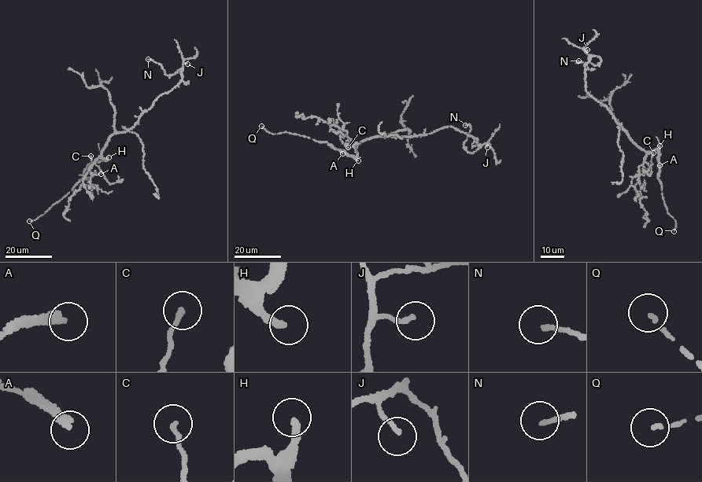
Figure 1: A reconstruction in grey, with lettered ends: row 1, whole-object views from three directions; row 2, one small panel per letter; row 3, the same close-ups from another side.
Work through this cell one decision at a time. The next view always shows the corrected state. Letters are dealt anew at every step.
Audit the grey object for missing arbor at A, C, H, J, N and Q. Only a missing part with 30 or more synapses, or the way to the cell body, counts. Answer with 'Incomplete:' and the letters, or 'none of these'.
Incomplete: A, H, Q

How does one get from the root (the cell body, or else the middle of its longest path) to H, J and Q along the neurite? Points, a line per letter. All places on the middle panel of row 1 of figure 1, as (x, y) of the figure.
H: (395, 137), (372, 137), (358, 145), (356, 158), (358, 160)
J: (395, 137), (423, 135), (451, 126), (487, 147)
Q: (395, 137), (372, 137), (356, 146), (356, 155), (352, 157), (326, 141), (286, 131), (271, 134), (261, 126)

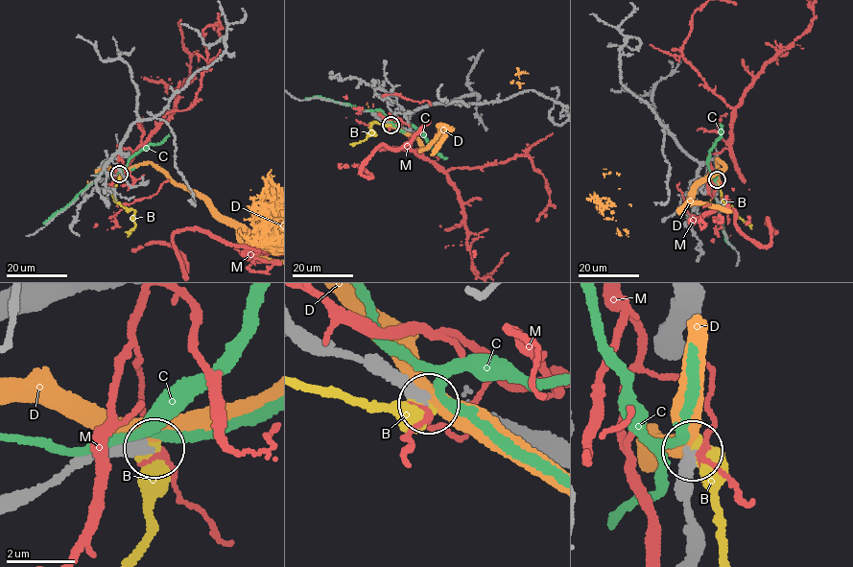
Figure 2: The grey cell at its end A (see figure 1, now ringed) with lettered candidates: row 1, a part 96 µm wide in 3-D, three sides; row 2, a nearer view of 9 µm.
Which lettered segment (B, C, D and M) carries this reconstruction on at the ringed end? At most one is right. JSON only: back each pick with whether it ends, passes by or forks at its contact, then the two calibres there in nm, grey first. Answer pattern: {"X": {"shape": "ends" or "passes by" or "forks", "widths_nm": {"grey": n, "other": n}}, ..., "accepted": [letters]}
{"accepted": []}

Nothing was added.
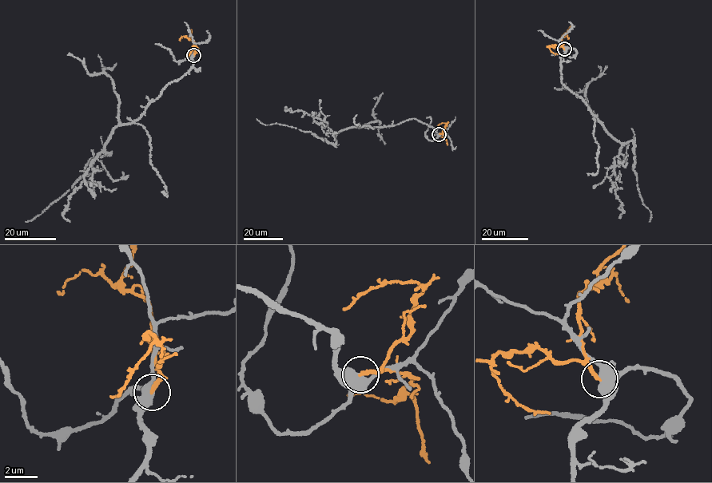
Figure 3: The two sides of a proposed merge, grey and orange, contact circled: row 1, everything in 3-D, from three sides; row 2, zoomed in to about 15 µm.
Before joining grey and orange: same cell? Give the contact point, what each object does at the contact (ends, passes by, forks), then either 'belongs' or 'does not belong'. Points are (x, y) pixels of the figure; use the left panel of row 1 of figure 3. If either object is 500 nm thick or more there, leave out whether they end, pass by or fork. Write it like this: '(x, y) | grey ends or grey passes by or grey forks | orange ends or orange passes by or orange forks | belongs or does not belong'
(193, 55) | grey forks | orange ends | does not belong

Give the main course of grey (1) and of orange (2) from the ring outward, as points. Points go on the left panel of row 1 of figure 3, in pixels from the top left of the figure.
1: (193, 55), (188, 72), (116, 127), (109, 154), (25, 222)
2: (193, 54), (192, 41), (189, 38), (190, 29)

